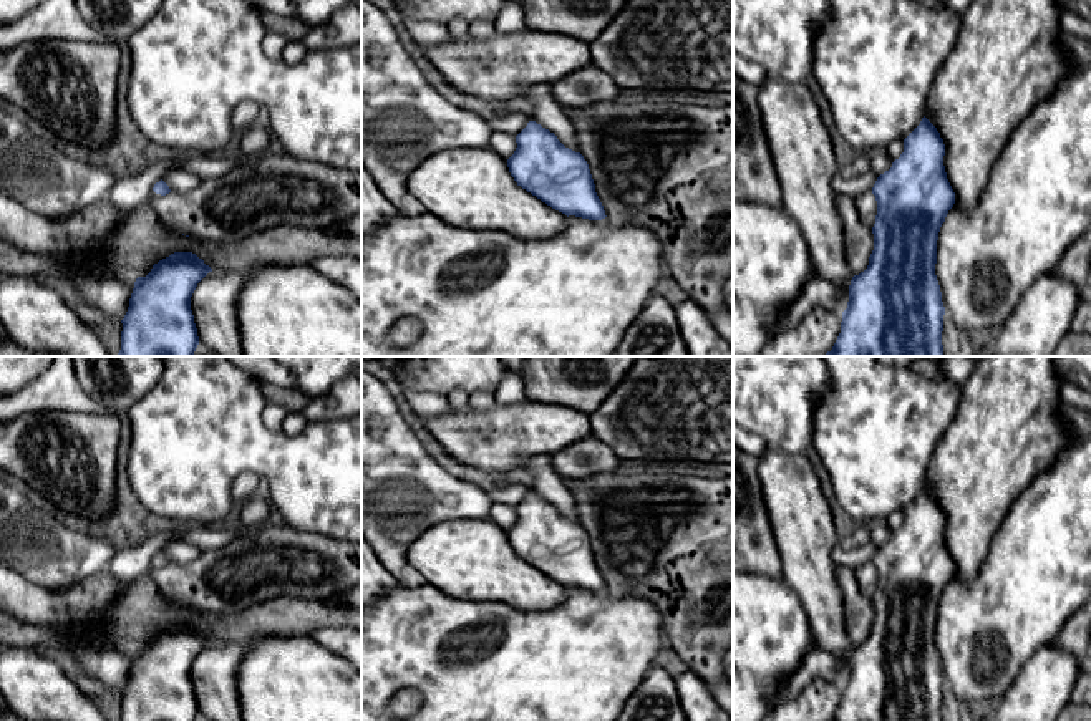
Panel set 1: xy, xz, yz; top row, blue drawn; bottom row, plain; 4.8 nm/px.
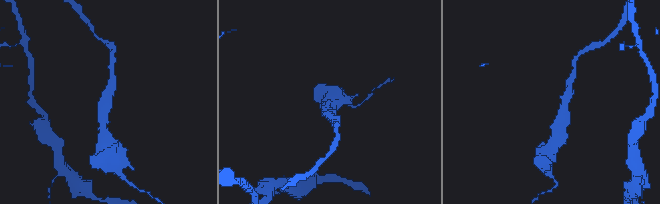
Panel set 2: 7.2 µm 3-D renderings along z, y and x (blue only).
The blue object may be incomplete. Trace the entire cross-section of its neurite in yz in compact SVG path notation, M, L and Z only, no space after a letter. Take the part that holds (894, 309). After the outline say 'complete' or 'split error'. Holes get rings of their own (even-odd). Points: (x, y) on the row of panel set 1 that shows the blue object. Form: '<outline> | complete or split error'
M924 116L904 139L900 157L877 177L872 187L877 201L874 250L867 269L851 280L841 333L824 356L943 356L945 307L935 275L937 240L955 204L943 156L943 139Z | complete

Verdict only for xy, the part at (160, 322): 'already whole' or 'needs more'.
already whole

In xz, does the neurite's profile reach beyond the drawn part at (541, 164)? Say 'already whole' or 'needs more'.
already whole

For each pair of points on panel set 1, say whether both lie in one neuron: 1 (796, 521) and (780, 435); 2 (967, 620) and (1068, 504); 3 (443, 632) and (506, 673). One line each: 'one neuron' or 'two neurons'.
1: two neurons
2: one neuron
3: one neuron

